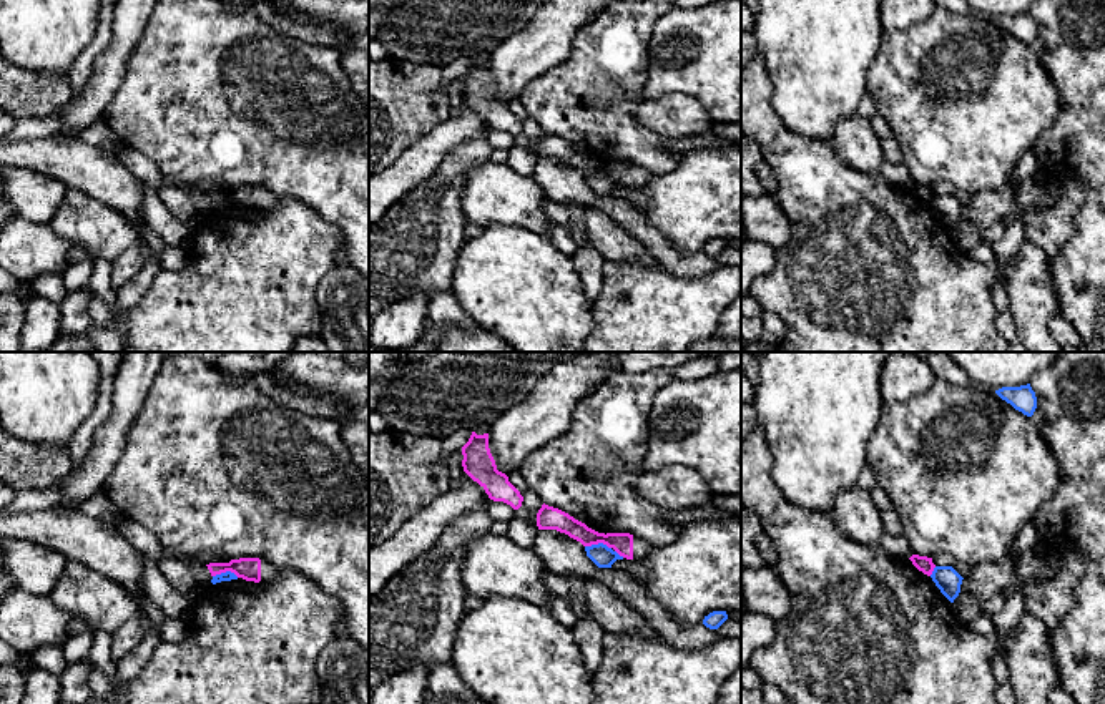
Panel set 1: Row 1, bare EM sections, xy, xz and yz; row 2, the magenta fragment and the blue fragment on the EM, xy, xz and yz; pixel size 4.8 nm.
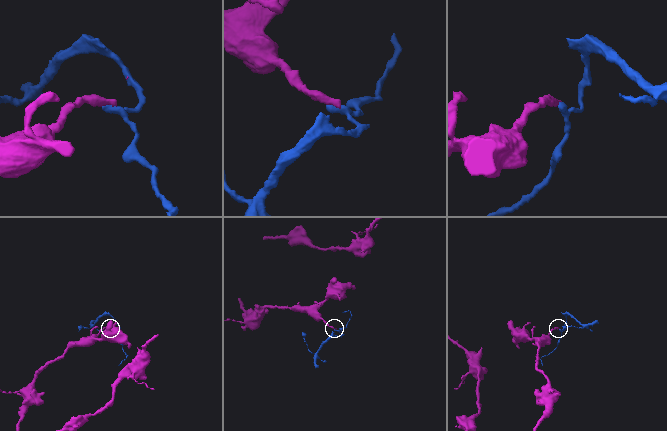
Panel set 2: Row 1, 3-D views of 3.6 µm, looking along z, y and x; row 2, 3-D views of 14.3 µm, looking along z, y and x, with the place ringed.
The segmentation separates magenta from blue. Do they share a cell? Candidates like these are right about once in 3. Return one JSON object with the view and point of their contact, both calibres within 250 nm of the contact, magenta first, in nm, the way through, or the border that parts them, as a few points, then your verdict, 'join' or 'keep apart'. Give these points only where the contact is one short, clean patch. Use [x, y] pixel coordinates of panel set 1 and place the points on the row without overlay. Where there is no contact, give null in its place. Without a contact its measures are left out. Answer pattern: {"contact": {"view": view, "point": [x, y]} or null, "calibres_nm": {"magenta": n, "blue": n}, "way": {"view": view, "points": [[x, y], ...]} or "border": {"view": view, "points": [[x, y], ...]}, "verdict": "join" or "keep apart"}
{"contact": {"view": "xz", "point": [599, 170]}, "calibres_nm": {"magenta": 110, "blue": 110}, "border": {"view": "xz", "points": [[585, 173], [605, 171], [610, 176]]}, "verdict": "keep apart"}

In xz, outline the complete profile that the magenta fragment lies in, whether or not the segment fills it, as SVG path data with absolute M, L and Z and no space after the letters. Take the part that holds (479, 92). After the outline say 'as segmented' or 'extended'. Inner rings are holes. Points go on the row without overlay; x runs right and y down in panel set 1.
M472 60L469 70L462 75L464 100L477 110L490 128L503 130L513 138L522 134L523 125L508 110L508 105L497 98L495 88L489 76L489 61L477 63Z | as segmented

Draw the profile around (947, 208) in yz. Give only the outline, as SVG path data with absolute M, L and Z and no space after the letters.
M936 194L932 203L932 209L940 218L940 221L954 231L954 227L960 221L962 204L952 194Z

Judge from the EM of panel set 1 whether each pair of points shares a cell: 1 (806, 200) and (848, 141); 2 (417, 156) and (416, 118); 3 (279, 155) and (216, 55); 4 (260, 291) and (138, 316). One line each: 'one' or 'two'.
1: two
2: two
3: one
4: one

